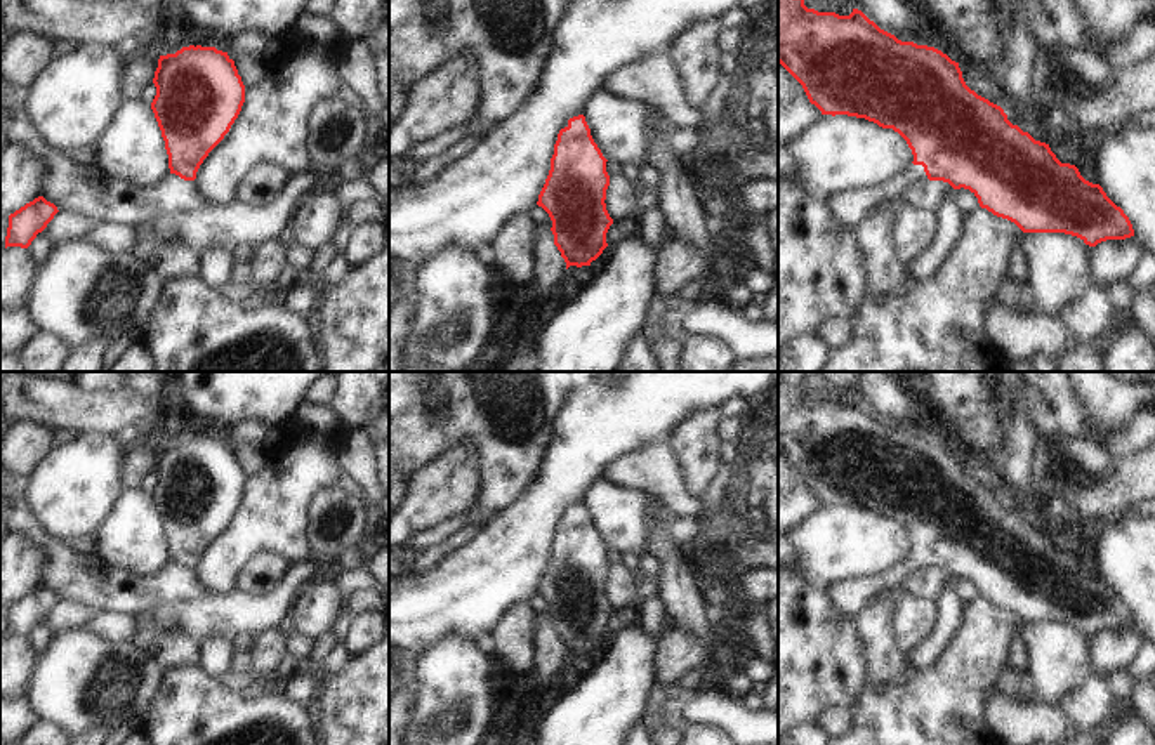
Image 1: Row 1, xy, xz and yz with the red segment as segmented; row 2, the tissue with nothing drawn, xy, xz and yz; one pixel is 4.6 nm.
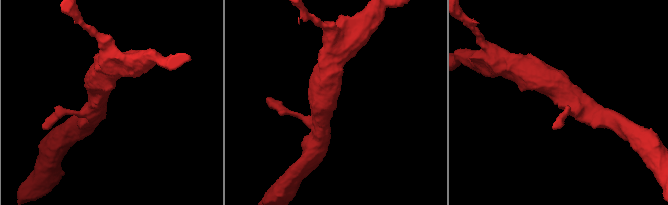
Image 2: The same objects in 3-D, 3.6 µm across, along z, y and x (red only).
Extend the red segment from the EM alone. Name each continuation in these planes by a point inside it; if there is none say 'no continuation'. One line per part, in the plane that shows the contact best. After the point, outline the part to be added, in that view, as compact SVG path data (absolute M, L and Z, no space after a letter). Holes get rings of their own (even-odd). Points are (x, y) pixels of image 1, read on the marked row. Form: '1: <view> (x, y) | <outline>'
1: yz (851, 207) | M912 163L905 172L888 182L863 191L846 191L830 196L830 201L841 222L849 229L858 231L858 224L874 207L901 200L910 184L926 179L924 167Z

